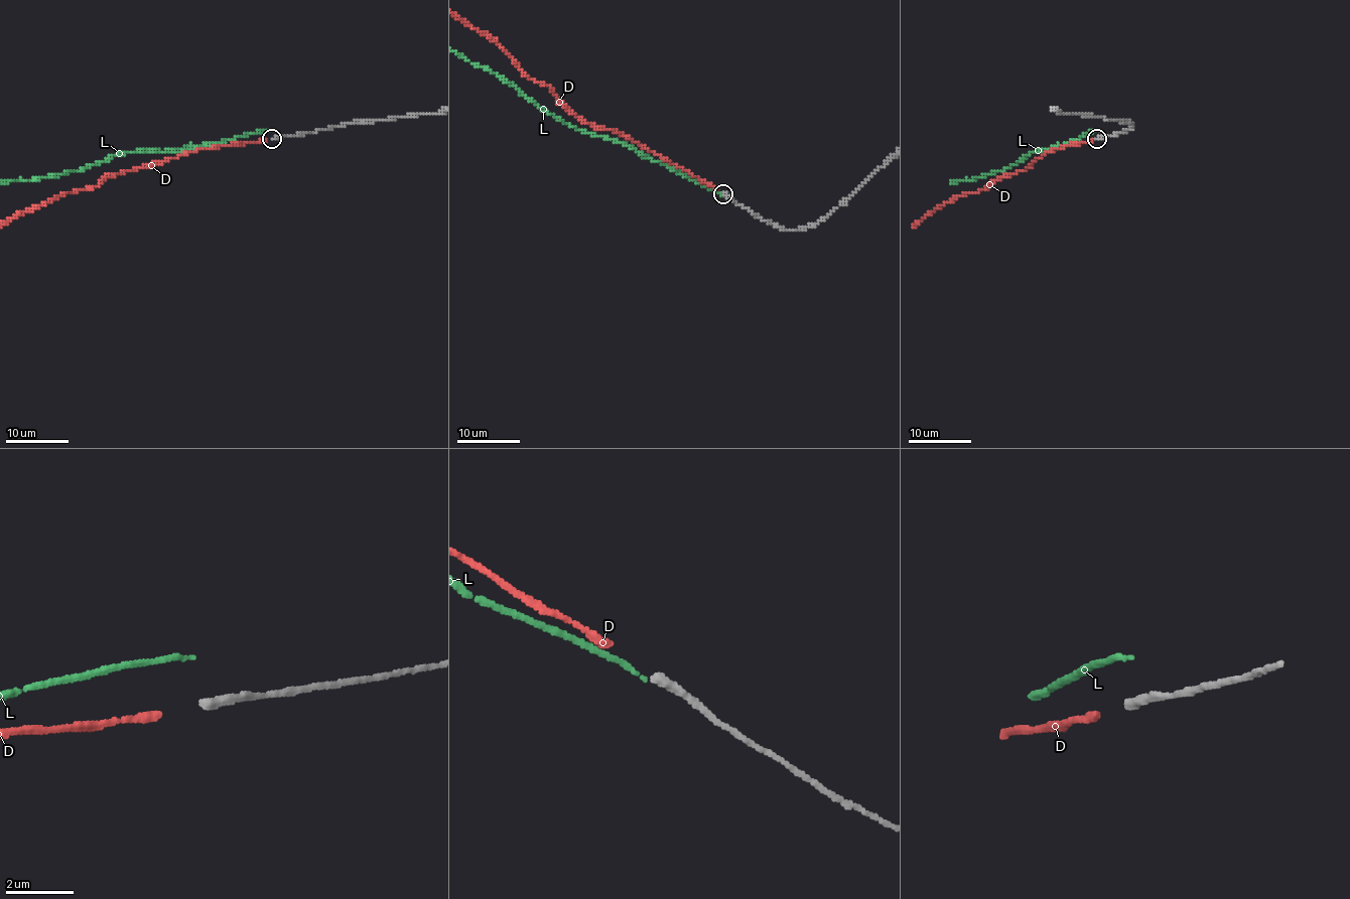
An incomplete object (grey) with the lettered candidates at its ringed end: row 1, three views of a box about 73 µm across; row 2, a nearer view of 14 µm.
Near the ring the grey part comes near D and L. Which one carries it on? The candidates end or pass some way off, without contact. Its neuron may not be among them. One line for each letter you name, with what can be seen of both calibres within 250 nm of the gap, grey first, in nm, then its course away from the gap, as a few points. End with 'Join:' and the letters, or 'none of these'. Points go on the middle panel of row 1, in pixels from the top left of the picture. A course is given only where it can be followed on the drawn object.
D: 280 nm thick on the grey side, 240 nm on the other
Join: D

